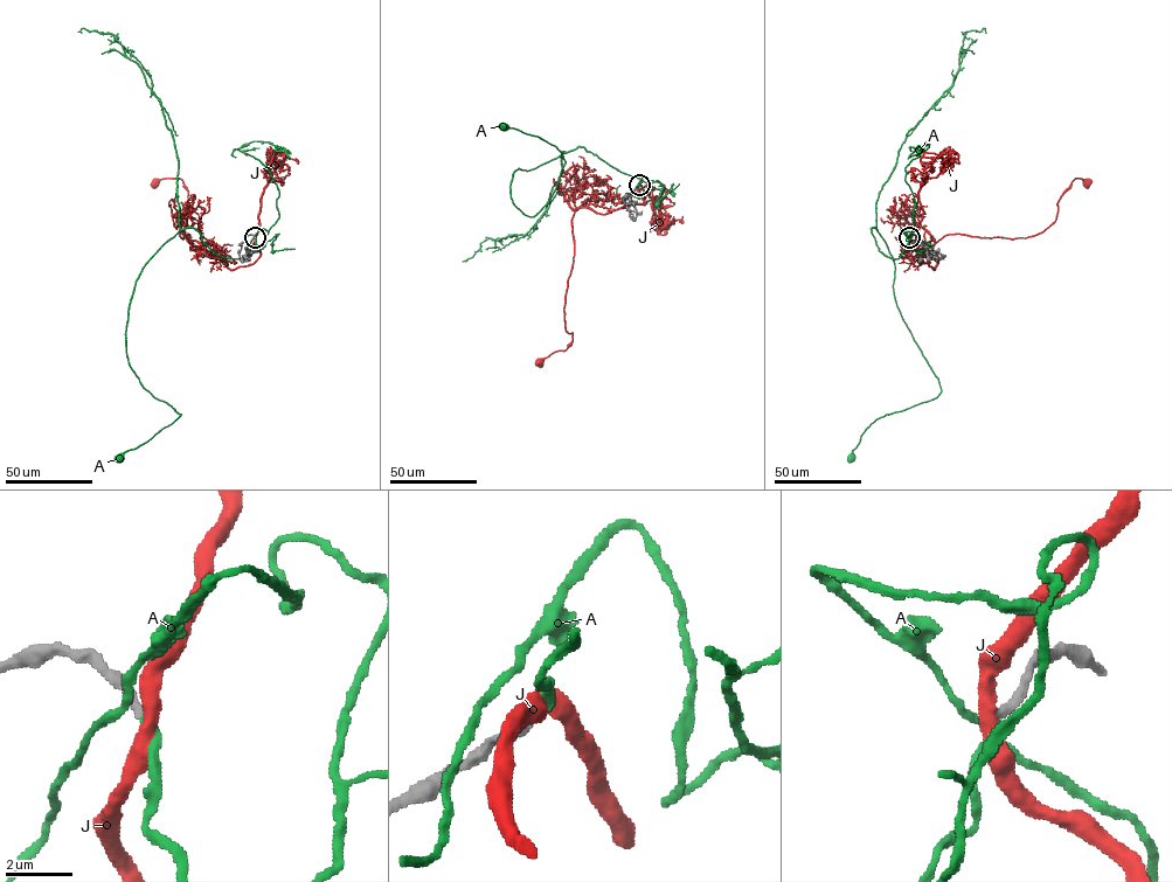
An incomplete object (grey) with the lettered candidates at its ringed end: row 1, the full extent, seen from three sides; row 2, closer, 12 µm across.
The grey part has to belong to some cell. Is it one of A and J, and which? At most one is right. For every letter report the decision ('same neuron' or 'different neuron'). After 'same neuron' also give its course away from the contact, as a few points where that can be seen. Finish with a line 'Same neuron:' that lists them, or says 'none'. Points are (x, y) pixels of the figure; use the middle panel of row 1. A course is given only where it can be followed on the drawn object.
A: same neuron; it runs (639, 185), (577, 146), (514, 171), (511, 199), (524, 214), (548, 203), (566, 160), (546, 140), (503, 126)
J: different neuron
Same neuron: A

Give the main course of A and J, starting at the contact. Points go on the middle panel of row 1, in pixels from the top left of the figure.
A: (639, 185), (577, 146), (514, 171), (511, 199), (524, 214), (548, 203), (566, 160), (546, 140), (503, 126)
J: (639, 185), (644, 205), (603, 214), (575, 210), (563, 308), (573, 341), (539, 362)

